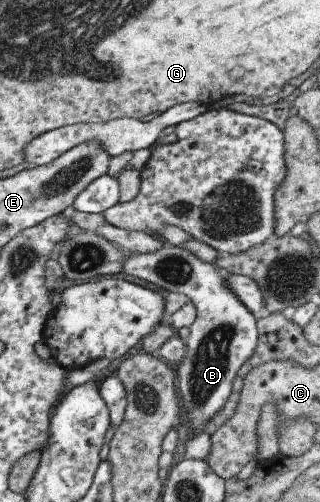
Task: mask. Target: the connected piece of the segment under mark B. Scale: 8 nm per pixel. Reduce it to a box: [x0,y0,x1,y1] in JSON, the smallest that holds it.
[121,243,259,434]

